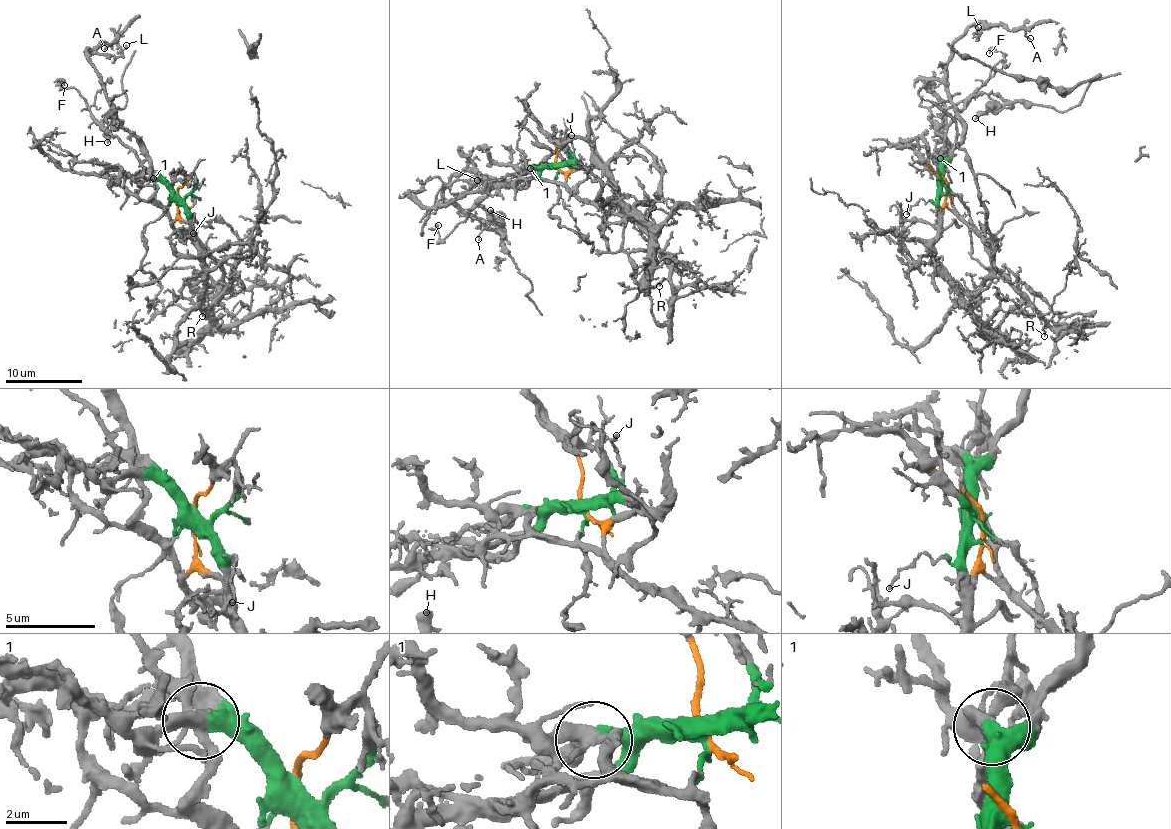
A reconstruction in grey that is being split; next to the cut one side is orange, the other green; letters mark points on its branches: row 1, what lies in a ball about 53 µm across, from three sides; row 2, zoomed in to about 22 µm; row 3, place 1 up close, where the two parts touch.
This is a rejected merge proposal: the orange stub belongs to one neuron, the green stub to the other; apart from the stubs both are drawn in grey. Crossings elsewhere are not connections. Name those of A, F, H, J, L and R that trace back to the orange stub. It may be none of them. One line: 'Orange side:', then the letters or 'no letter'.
Orange side: F, H, R

